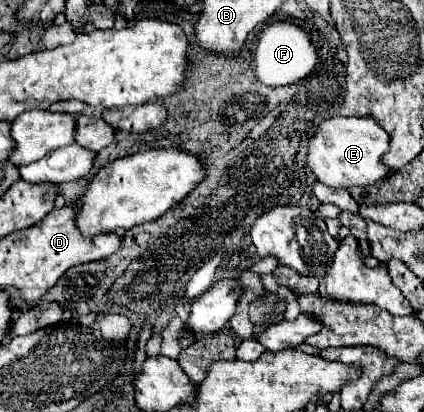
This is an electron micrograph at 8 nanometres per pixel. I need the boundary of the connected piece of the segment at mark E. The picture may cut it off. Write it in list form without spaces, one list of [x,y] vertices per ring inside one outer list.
[[[330,117],[322,121],[310,139],[306,165],[312,169],[312,173],[318,177],[320,183],[348,189],[352,185],[372,185],[388,175],[392,175],[392,169],[388,169],[380,157],[388,151],[390,137],[386,131],[372,119],[372,117]]]

